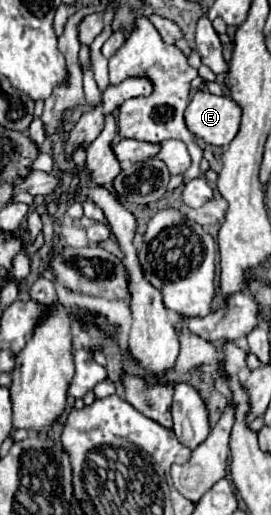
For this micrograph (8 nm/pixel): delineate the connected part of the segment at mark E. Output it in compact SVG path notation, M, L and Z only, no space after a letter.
M199 90L187 110L185 110L185 122L189 130L205 140L211 146L227 146L239 132L239 122L241 122L241 106L231 98L231 96L215 96L207 90Z

